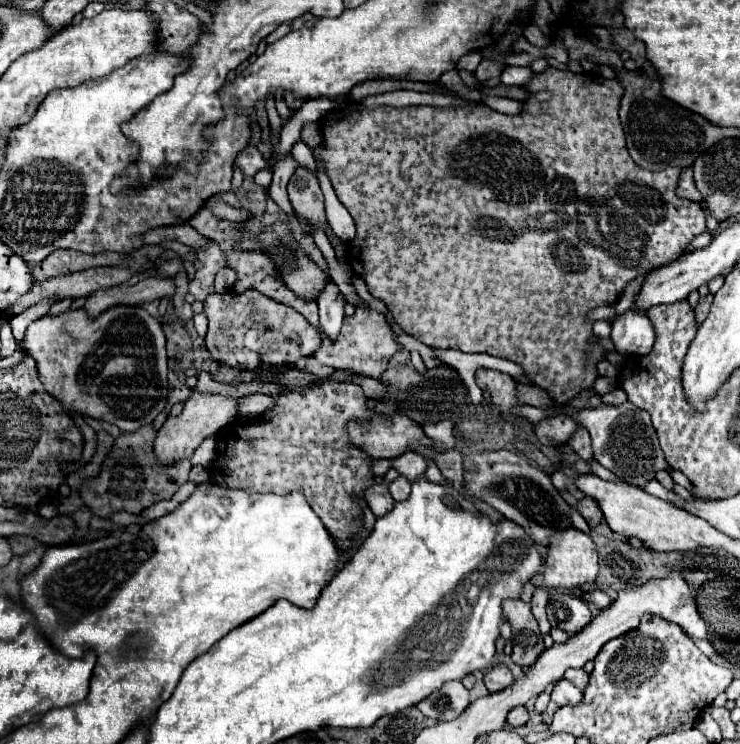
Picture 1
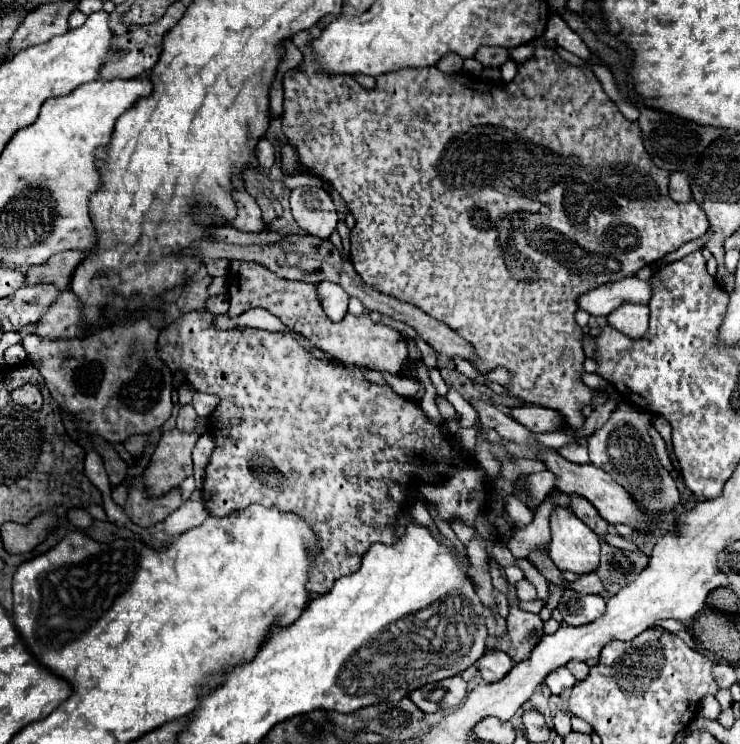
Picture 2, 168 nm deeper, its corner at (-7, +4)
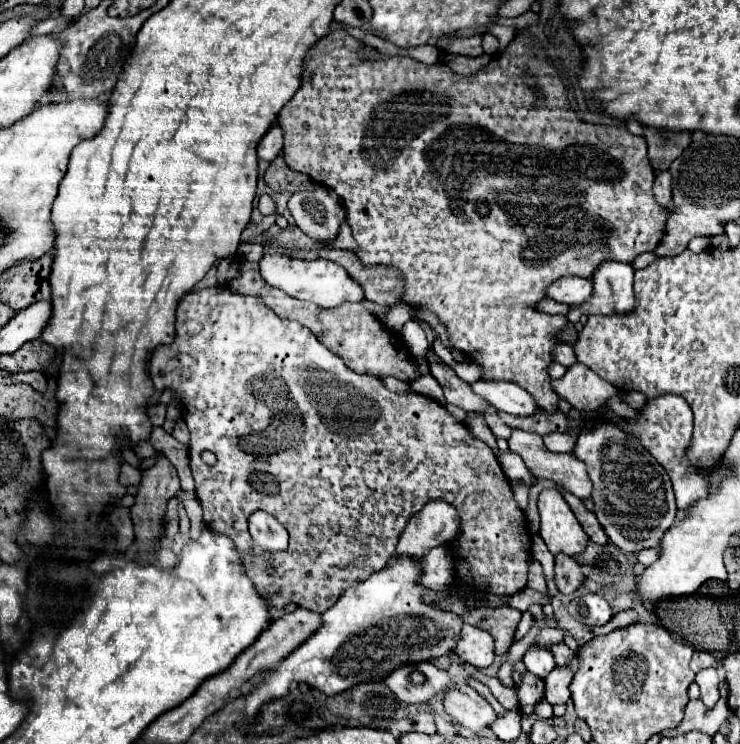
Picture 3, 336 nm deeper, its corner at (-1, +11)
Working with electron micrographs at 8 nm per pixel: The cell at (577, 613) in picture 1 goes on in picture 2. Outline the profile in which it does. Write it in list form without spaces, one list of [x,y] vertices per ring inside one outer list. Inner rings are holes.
[[[565,589],[557,609],[567,625],[585,625],[595,621],[605,611],[605,599],[601,595],[577,595],[577,591]]]

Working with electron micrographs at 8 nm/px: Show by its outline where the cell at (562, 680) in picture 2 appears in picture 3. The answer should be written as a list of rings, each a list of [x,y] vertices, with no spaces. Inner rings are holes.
[[[529,646],[529,650],[523,656],[523,664],[531,674],[535,674],[539,678],[545,678],[555,668],[553,654],[549,650],[537,648],[537,646]]]

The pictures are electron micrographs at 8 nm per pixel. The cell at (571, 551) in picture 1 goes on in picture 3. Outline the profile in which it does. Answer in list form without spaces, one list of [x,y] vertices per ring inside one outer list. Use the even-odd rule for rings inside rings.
[[[541,490],[537,506],[541,514],[539,536],[545,540],[551,554],[561,552],[575,556],[587,546],[589,536],[585,536],[569,504],[565,504],[563,496],[557,490]]]

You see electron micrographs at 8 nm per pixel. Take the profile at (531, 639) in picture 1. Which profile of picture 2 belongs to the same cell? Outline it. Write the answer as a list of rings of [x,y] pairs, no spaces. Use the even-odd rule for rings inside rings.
[[[489,561],[489,571],[493,579],[493,587],[501,591],[509,599],[509,615],[507,615],[507,637],[505,639],[495,639],[489,637],[487,645],[505,651],[515,663],[527,659],[533,651],[533,647],[539,643],[543,637],[543,621],[539,615],[523,611],[519,607],[519,597],[515,593],[515,587],[509,585],[503,577],[503,567],[497,561]]]

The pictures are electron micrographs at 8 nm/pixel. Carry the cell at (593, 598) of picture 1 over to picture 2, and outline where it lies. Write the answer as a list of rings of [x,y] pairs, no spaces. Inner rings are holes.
[[[595,573],[581,575],[581,577],[579,577],[575,583],[571,583],[571,589],[579,591],[579,593],[597,593],[597,595],[605,593],[603,583],[601,583],[601,579],[599,579]]]

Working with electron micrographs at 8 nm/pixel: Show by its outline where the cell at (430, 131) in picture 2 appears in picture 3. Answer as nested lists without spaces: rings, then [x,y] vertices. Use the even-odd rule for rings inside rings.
[[[331,30],[329,36],[319,40],[309,50],[307,68],[303,72],[303,84],[293,96],[293,100],[289,100],[289,104],[283,106],[283,110],[277,116],[277,122],[281,124],[285,134],[285,146],[283,146],[285,164],[295,172],[311,176],[317,184],[331,188],[343,200],[349,226],[359,244],[357,252],[359,260],[365,266],[375,266],[375,264],[395,266],[405,276],[403,302],[413,308],[433,310],[447,326],[451,344],[459,352],[463,352],[471,360],[477,360],[483,366],[483,378],[511,380],[521,388],[525,388],[537,400],[539,408],[555,412],[559,396],[551,390],[549,384],[551,378],[547,374],[547,366],[549,362],[553,362],[551,350],[557,344],[555,334],[561,328],[565,328],[568,320],[564,315],[550,315],[533,310],[533,304],[537,302],[537,298],[543,298],[545,288],[557,278],[563,276],[589,278],[603,260],[633,262],[637,254],[651,252],[663,238],[669,212],[667,208],[655,204],[651,190],[655,174],[647,158],[645,140],[641,136],[633,136],[625,126],[601,126],[601,124],[579,122],[577,112],[571,110],[567,100],[567,90],[557,70],[543,56],[535,56],[529,44],[531,44],[529,36],[519,36],[511,40],[511,44],[477,74],[459,76],[443,62],[427,66],[413,58],[399,58],[399,56],[377,56],[377,60],[373,60],[373,56],[365,56],[367,44],[359,42],[345,30]],[[525,70],[531,70],[531,74],[535,76],[545,96],[543,100],[535,98],[533,90],[525,84],[523,80]]]

